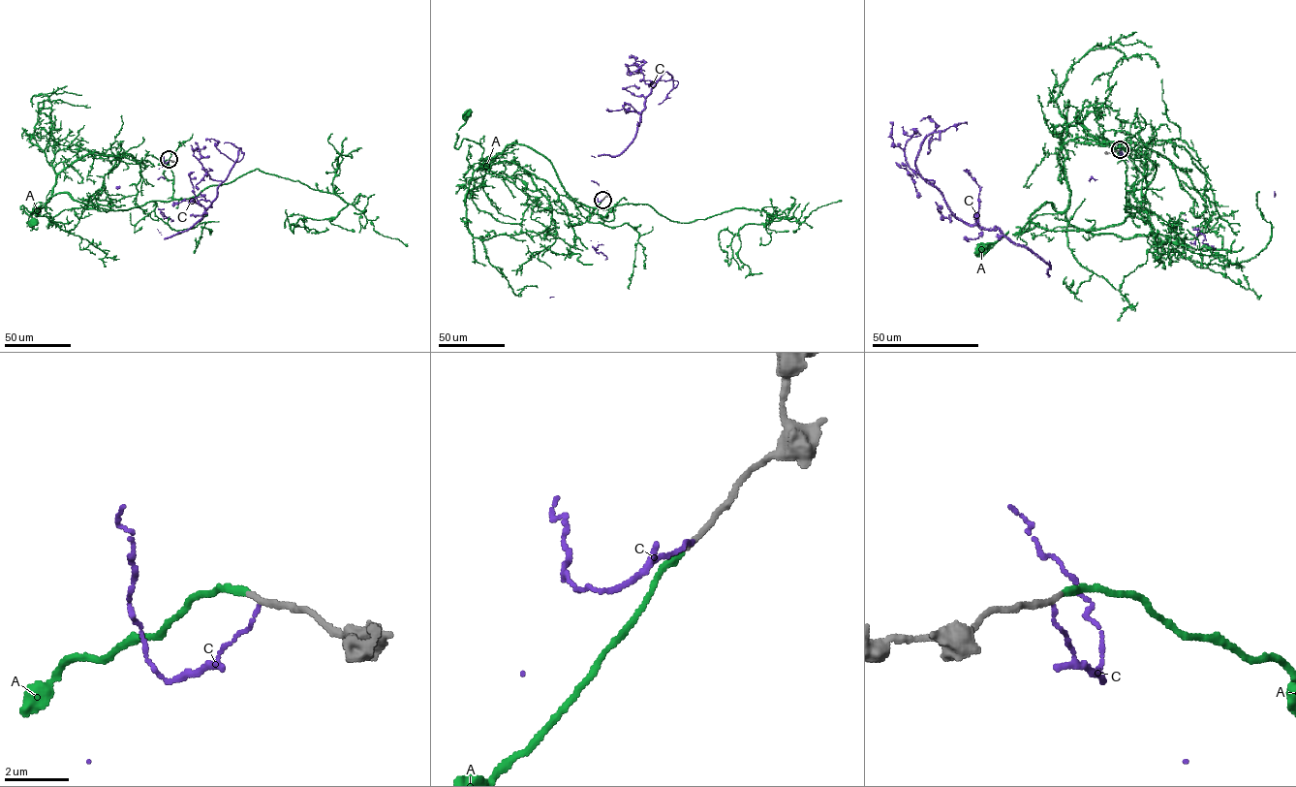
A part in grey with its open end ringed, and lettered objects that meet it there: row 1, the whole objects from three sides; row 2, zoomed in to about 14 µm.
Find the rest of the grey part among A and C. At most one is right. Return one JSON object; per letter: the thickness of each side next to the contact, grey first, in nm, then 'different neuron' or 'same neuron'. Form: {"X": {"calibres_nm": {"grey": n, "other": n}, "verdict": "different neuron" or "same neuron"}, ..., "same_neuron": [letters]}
{"A": {"calibres_nm": {"grey": 160, "other": 220}, "verdict": "same neuron"}, "C": {"calibres_nm": {"grey": 200, "other": 80}, "verdict": "different neuron"}, "same_neuron": ["A"]}

